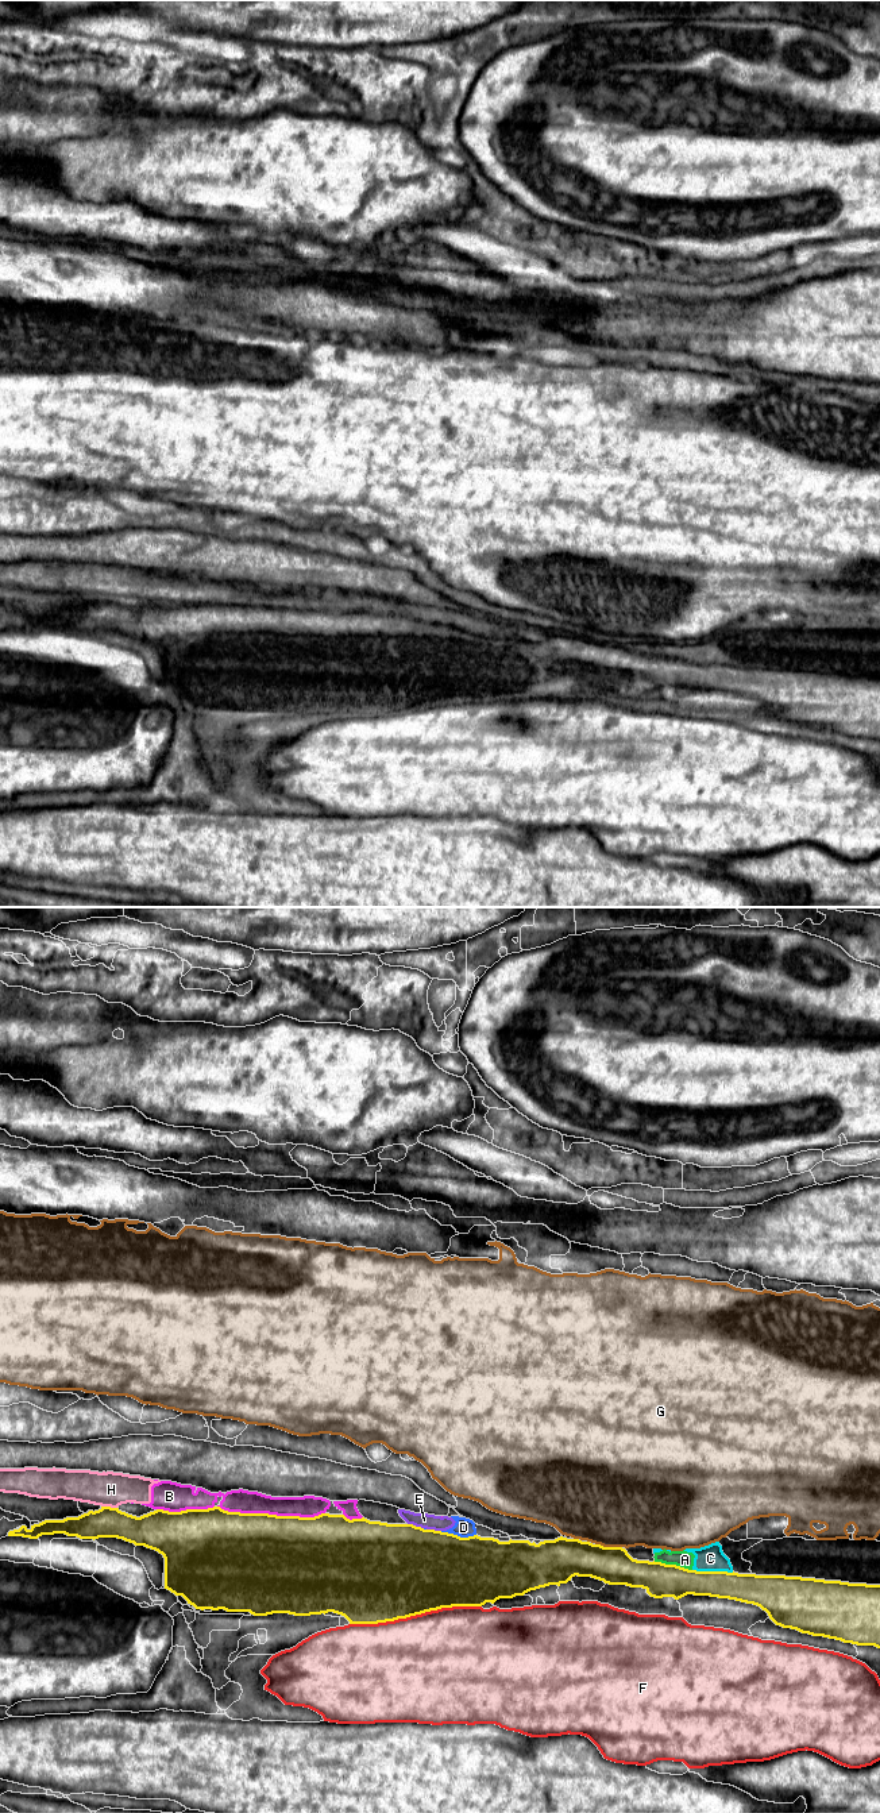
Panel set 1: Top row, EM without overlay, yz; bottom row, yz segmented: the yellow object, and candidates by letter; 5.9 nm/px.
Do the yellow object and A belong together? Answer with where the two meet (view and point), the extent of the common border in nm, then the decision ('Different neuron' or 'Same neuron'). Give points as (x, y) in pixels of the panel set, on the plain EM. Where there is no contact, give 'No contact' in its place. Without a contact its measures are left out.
Touches yellow at yz (672, 658). Shared border 240 nm. Different neuron

